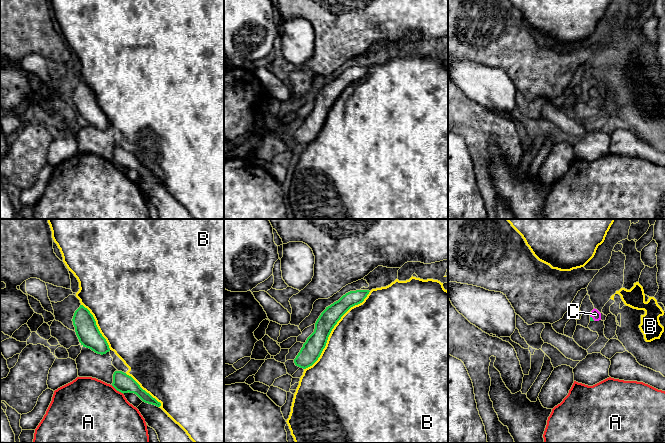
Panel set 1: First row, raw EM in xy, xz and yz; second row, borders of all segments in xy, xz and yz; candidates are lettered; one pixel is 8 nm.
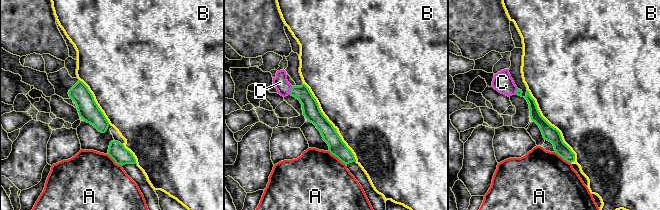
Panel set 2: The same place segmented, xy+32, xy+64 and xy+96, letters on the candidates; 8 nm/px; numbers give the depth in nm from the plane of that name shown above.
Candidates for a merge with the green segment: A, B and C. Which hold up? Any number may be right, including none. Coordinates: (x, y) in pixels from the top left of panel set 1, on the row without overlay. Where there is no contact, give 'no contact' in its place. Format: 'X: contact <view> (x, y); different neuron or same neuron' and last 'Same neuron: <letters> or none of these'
A: contact xy (117, 166); different neuron
B: contact xz (332, 104); different neuron
C: contact yz (592, 94); same neuron
Same neuron: C

